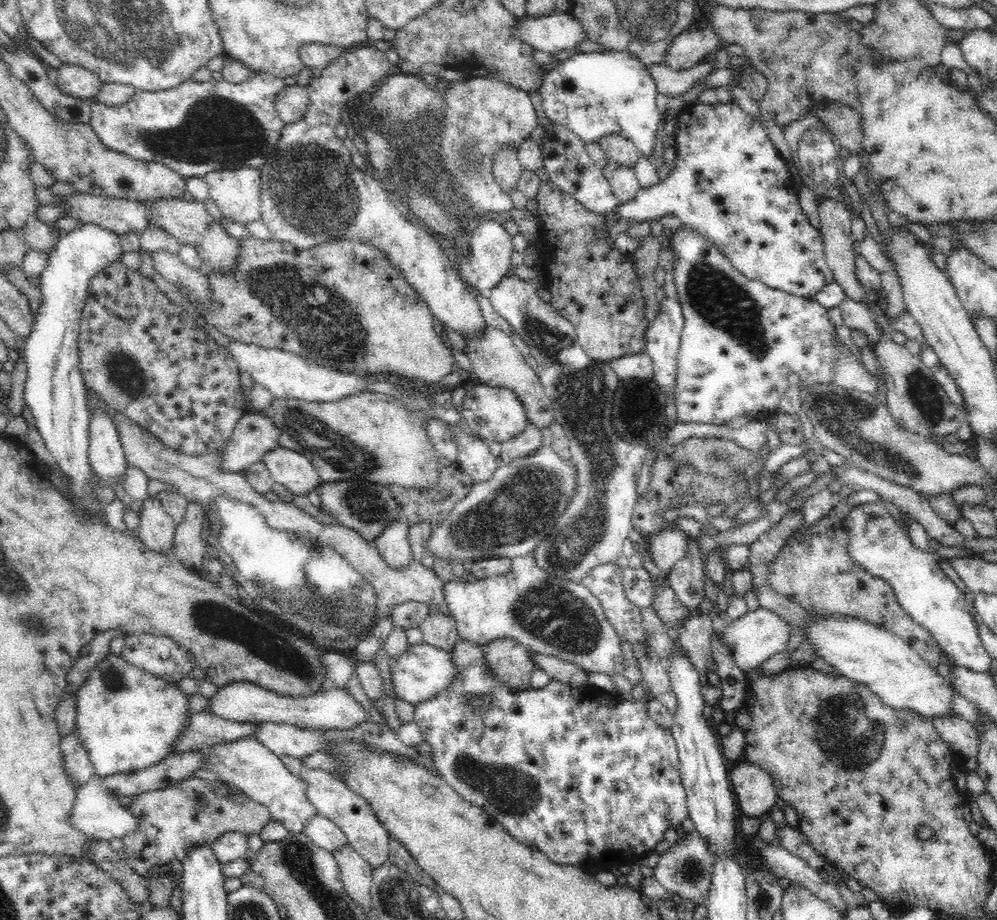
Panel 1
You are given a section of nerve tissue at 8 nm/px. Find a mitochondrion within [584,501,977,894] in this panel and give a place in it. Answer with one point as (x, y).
(850, 732)

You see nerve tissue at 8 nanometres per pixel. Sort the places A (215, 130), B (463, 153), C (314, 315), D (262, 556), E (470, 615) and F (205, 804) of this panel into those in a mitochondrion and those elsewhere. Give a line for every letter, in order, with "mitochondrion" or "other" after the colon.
A: mitochondrion
B: mitochondrion
C: mitochondrion
D: other
E: other
F: mitochondrion

